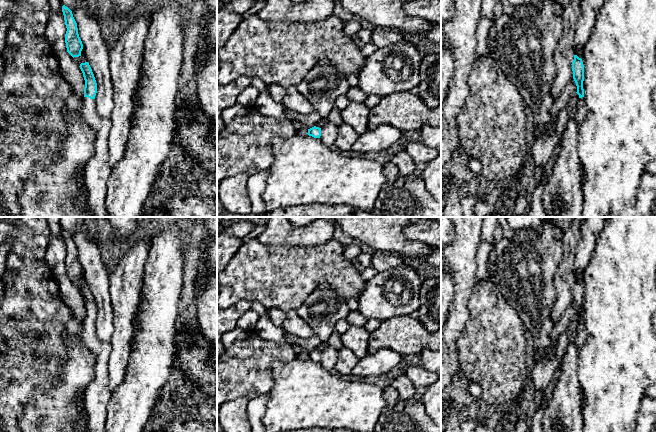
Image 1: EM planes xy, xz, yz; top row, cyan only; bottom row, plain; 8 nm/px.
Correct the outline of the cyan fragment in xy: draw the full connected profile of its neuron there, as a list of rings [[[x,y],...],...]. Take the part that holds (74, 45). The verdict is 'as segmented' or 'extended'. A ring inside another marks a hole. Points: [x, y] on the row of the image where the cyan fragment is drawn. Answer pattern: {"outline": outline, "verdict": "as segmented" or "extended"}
{"outline": [[[65,5],[62,6],[62,12],[64,15],[65,25],[67,28],[65,34],[65,43],[67,52],[73,58],[79,57],[81,56],[83,44],[78,34],[77,23],[73,17],[72,11]]], "verdict": "as segmented"}

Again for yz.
{"outline": [[[574,55],[574,60],[572,62],[572,71],[573,71],[573,79],[577,86],[577,94],[579,95],[579,101],[577,104],[576,110],[573,112],[573,115],[578,123],[583,122],[586,109],[584,103],[584,89],[583,89],[583,81],[584,81],[584,65],[582,59],[577,55]]], "verdict": "extended"}

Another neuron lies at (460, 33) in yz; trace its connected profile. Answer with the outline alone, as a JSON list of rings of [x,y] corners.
[[[454,0],[452,19],[441,23],[443,42],[454,63],[448,96],[441,104],[441,168],[460,145],[457,117],[470,95],[468,79],[477,57],[477,26],[482,17],[482,1]]]

